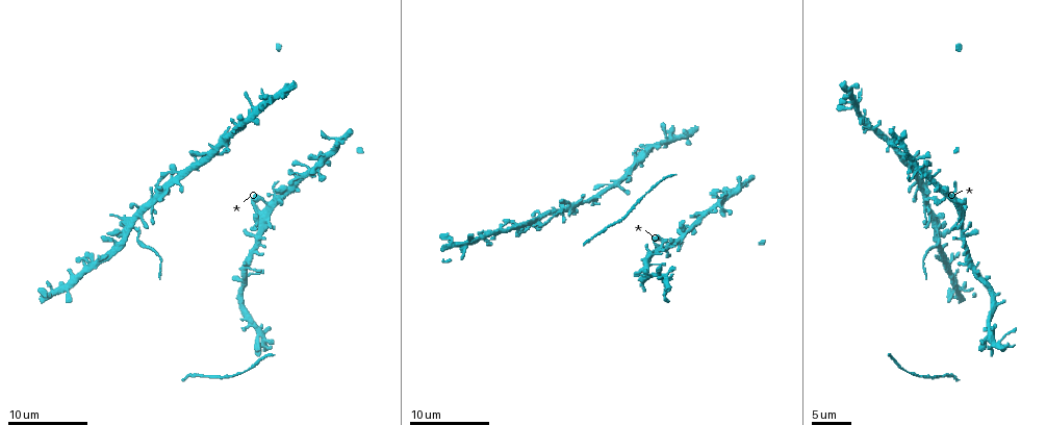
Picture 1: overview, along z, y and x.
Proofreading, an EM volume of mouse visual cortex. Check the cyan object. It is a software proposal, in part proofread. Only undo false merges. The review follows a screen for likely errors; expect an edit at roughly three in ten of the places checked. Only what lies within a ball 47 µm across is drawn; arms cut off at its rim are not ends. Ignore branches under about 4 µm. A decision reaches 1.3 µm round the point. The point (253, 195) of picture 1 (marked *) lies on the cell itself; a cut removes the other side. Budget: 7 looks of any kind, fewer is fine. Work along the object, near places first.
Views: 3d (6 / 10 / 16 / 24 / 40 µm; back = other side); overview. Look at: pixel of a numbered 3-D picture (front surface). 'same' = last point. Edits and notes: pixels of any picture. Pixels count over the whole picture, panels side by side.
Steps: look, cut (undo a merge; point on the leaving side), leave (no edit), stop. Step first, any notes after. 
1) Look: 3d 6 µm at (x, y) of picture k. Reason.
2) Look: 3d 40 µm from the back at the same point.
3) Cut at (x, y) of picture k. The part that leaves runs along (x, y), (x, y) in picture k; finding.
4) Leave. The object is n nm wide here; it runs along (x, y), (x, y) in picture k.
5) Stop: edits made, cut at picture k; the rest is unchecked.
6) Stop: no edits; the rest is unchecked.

Look: 3d 6 µm at (857, 103) of picture 1. Four arms meet.

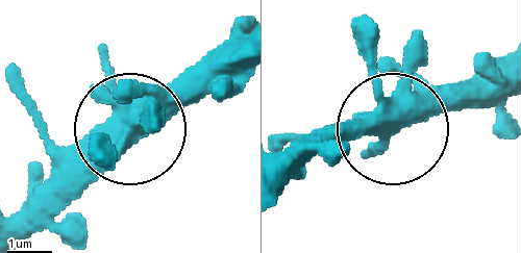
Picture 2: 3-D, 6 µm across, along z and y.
Leave. 4 arms meet here; one cell here.

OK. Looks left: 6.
Look: 3d 10 µm at (719, 204) of picture 1. Looks like a crossing.

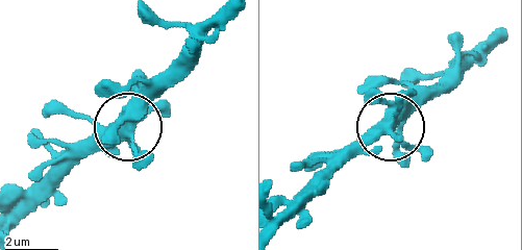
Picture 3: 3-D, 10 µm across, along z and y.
Leave. 5 arms meet here; one cell here.

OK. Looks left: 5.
Look: 3d 10 µm at (535, 226) of picture 1.

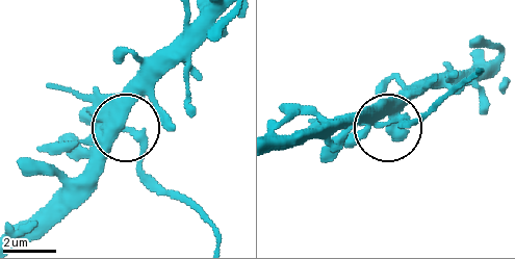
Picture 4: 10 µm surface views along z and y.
Cut at (140, 151) of picture 4. The side arm is 9 µm long; the part that leaves runs along (376, 126), (421, 117), (482, 72) in picture 4; a second cell is stuck on.

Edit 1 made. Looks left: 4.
Stop: edits made, cut at picture 4; the rest is unchecked.

